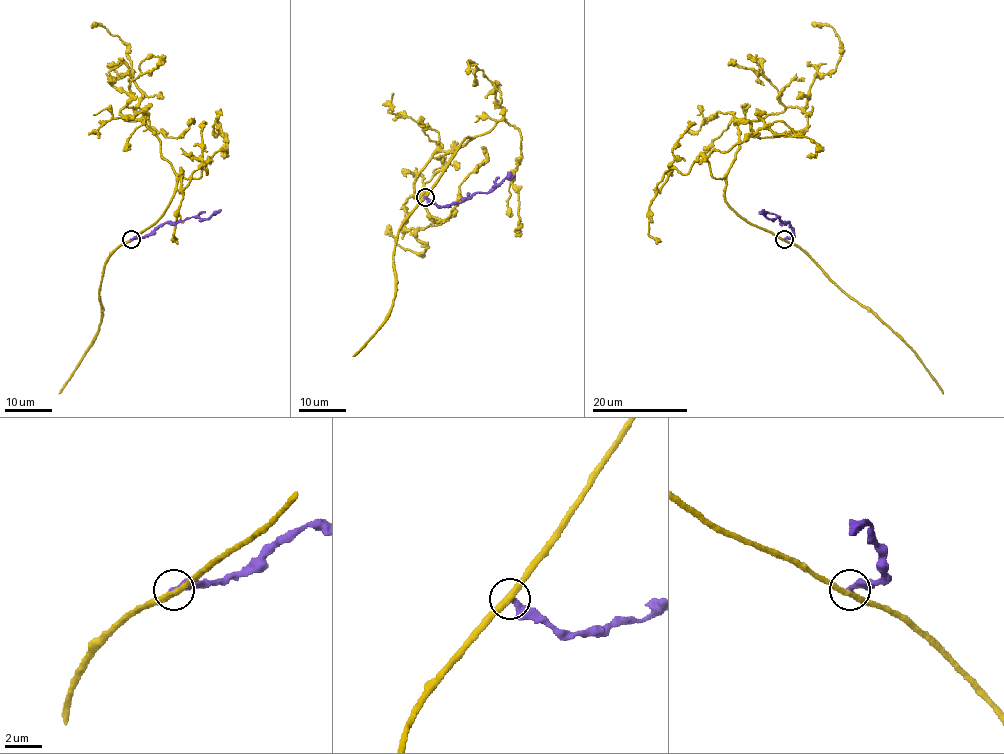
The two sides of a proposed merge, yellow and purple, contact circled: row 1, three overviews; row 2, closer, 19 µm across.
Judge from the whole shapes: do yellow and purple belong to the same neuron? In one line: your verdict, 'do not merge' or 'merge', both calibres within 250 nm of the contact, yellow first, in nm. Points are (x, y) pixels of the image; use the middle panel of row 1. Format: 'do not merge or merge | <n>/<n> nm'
do not merge | 340/320 nm

